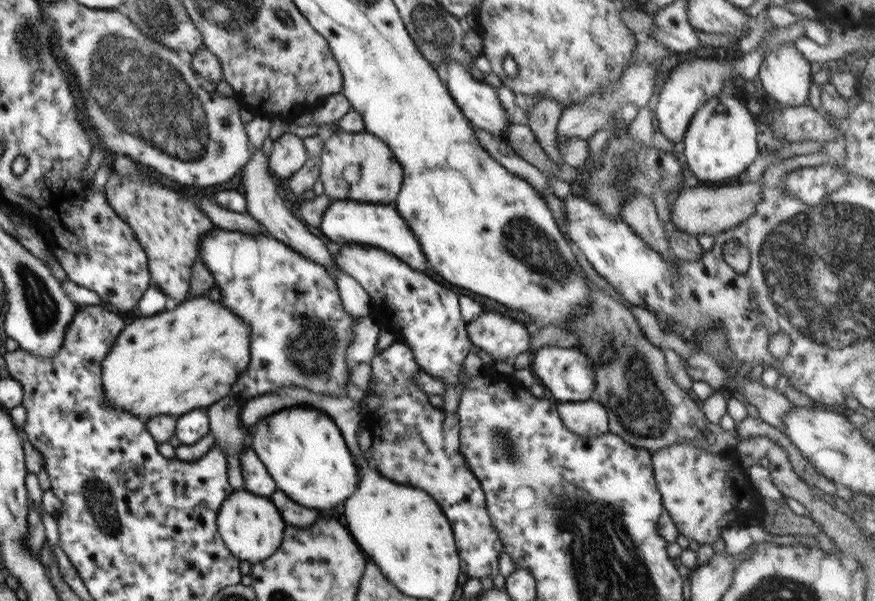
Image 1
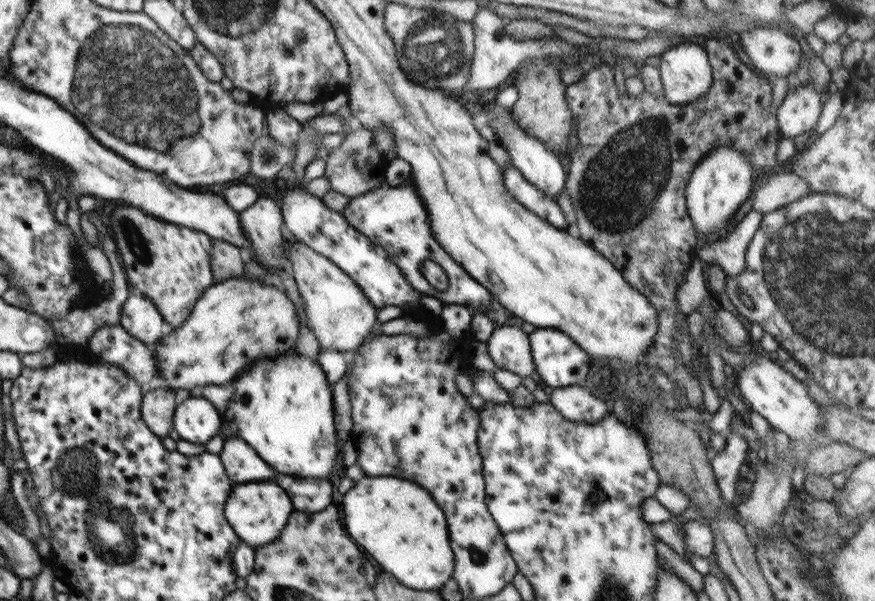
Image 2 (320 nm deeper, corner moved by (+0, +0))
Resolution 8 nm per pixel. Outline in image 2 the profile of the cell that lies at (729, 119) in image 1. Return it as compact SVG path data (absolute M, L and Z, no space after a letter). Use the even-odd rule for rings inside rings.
M731 146L713 148L703 156L685 188L687 211L698 234L712 236L726 230L738 208L750 197L754 175L745 156Z

